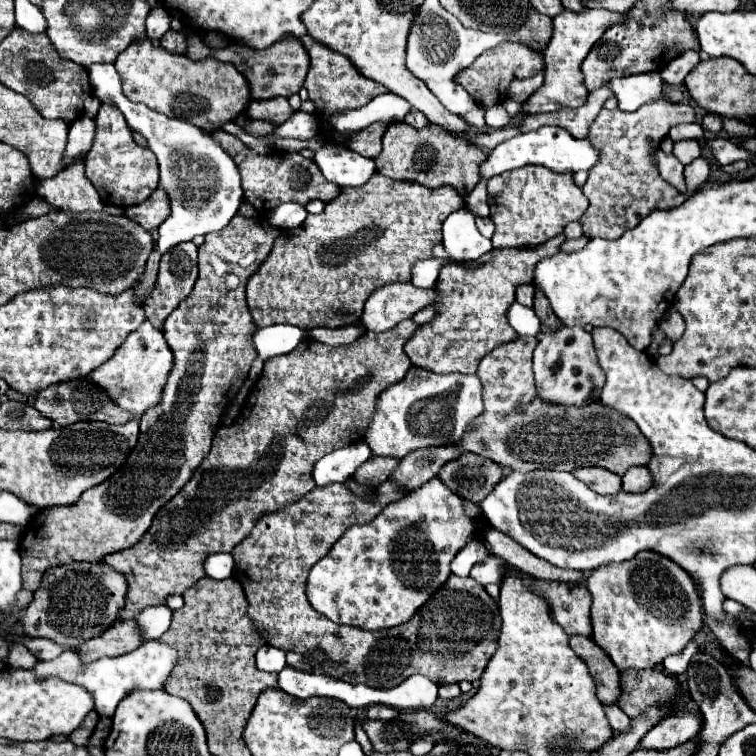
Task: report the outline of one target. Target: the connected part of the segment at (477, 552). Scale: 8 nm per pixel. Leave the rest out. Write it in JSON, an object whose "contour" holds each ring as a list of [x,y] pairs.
{"contour":[[[474,539],[470,541],[464,549],[460,549],[460,553],[454,557],[452,561],[452,573],[460,577],[465,577],[470,573],[470,568],[474,566],[474,563],[478,563],[480,559],[484,559],[488,555],[488,549],[484,547],[482,541]]]}

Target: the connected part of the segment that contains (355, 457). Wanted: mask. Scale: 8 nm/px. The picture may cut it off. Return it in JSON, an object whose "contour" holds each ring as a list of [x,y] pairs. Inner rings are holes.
{"contour":[[[358,441],[354,445],[336,449],[322,459],[314,463],[312,469],[312,479],[316,485],[330,485],[330,483],[342,483],[354,475],[354,471],[372,457],[370,447],[366,441]]]}

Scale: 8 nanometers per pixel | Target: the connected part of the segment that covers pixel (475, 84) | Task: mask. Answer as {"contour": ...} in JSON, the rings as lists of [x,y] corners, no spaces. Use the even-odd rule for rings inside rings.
{"contour":[[[504,43],[498,49],[490,49],[486,53],[482,53],[470,67],[466,67],[464,71],[460,71],[454,81],[458,81],[476,103],[480,103],[482,107],[490,107],[496,103],[502,103],[508,99],[508,87],[514,79],[528,79],[532,75],[536,75],[542,69],[542,57],[538,53],[534,53],[532,49],[528,49],[526,45],[520,43]]]}

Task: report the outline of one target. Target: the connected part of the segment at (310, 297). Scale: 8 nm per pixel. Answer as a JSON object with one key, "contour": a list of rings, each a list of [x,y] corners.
{"contour":[[[374,173],[370,177],[370,181],[366,185],[360,187],[342,187],[340,195],[326,203],[324,211],[320,215],[308,215],[306,221],[296,227],[296,229],[286,229],[276,237],[276,243],[270,251],[270,255],[266,257],[266,261],[258,267],[258,271],[248,279],[246,285],[246,297],[248,297],[248,307],[252,313],[252,319],[258,327],[266,327],[266,325],[276,325],[276,323],[288,323],[288,325],[296,325],[300,329],[314,329],[314,327],[344,327],[344,325],[354,325],[360,319],[364,301],[370,297],[372,291],[376,291],[382,285],[394,283],[394,281],[410,281],[410,267],[414,261],[422,259],[422,257],[432,257],[432,245],[442,241],[442,223],[444,219],[452,213],[464,207],[464,199],[452,189],[452,187],[440,187],[440,189],[428,189],[422,187],[418,183],[410,183],[410,181],[396,181],[396,179],[388,179],[386,175]]]}

